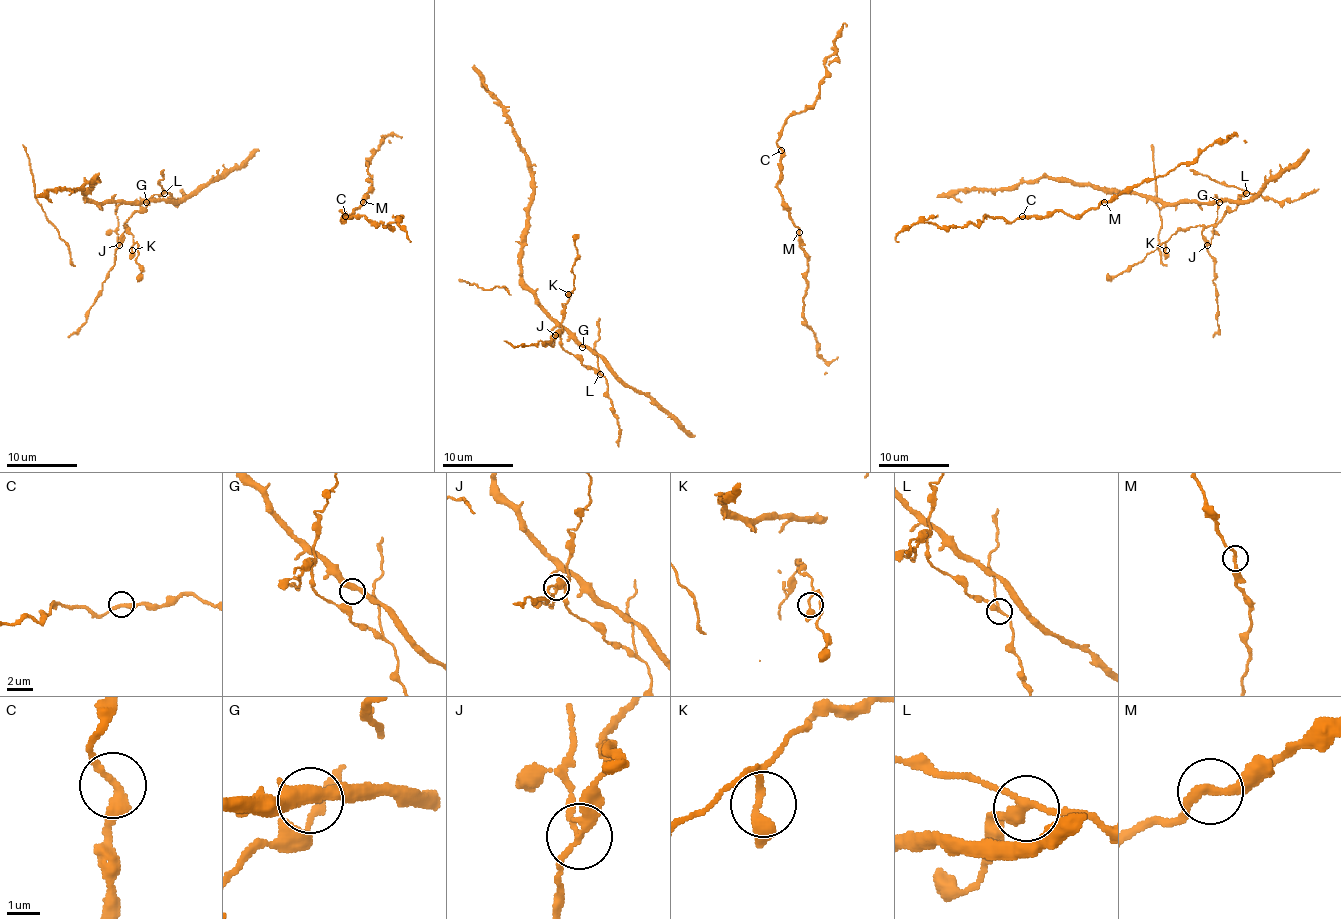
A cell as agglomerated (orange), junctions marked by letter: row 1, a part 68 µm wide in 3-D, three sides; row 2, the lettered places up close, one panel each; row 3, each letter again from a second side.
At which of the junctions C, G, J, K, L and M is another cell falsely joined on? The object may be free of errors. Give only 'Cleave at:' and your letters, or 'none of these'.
Cleave at: J

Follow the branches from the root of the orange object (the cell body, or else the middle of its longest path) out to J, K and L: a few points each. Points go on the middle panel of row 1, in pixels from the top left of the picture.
J: (694, 434), (597, 354), (586, 347), (570, 354), (559, 330), (556, 335)
K: (694, 434), (646, 395), (634, 392), (597, 354), (586, 347), (581, 354), (570, 354), (561, 346), (568, 294)
L: (694, 434), (664, 413), (646, 395), (634, 392), (597, 354), (582, 347), (581, 362), (600, 374)

